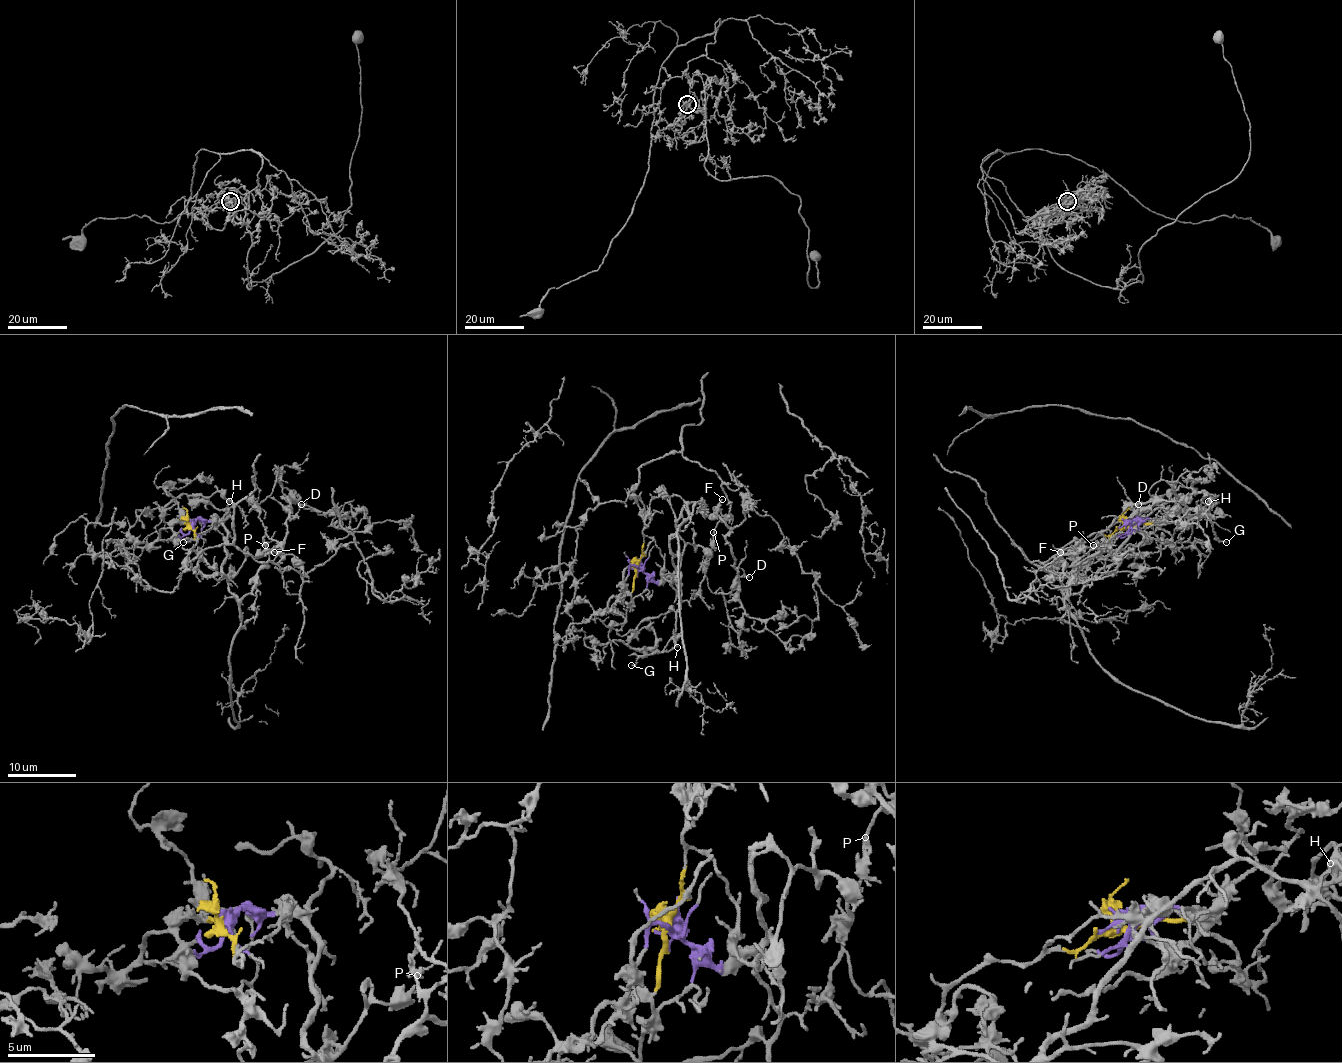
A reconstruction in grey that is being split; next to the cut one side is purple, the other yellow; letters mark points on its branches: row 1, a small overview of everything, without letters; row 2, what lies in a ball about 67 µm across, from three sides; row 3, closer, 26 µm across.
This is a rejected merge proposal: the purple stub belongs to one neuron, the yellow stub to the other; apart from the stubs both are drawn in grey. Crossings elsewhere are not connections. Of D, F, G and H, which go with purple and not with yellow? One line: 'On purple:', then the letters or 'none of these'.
On purple: D, F, G, H

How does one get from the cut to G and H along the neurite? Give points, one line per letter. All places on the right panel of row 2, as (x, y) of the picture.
G: (1126, 524), (1133, 519), (1142, 522), (1143, 517), (1171, 500), (1179, 500), (1198, 509), (1218, 538), (1227, 543)
H: (1126, 524), (1133, 519), (1142, 522), (1142, 519), (1171, 500), (1179, 500), (1201, 510), (1208, 502)

